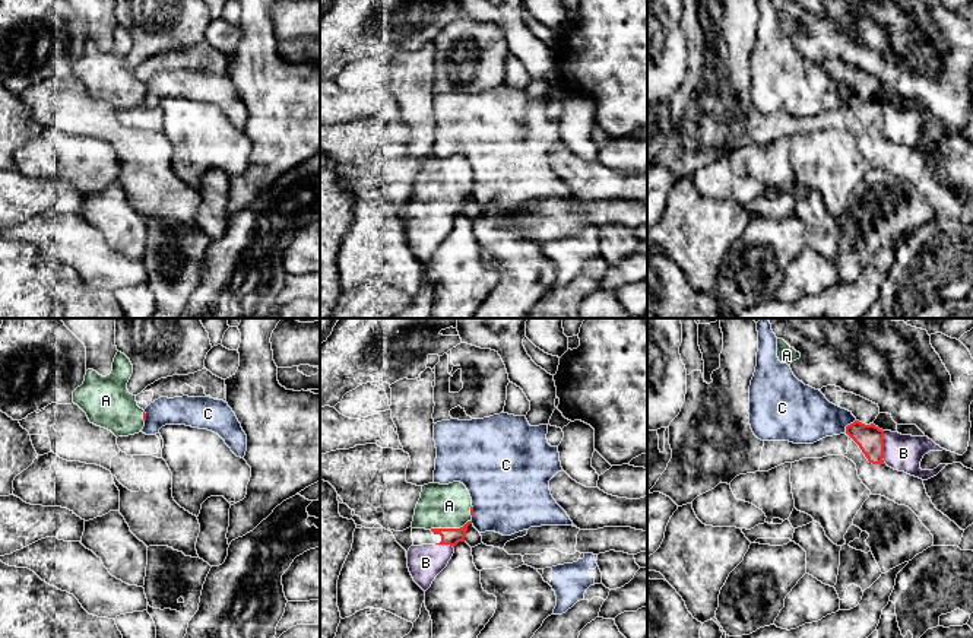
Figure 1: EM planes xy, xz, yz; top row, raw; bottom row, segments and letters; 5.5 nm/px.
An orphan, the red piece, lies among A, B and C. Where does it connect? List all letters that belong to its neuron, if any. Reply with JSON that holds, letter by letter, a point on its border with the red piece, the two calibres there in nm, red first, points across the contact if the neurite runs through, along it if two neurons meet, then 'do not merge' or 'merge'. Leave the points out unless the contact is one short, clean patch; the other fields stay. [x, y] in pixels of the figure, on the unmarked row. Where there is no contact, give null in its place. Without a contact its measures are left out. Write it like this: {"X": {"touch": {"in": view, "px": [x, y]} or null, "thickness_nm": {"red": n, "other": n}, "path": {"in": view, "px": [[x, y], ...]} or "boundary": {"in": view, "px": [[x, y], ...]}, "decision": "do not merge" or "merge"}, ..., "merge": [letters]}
{"A": {"touch": {"in": "xz", "px": [449, 202]}, "thickness_nm": {"red": 100, "other": 240}, "path": {"in": "xz", "px": [[449, 209], [449, 202], [449, 178]]}, "decision": "merge"}, "B": {"touch": {"in": "yz", "px": [883, 120]}, "thickness_nm": {"red": 150, "other": 200}, "decision": "merge"}, "C": {"touch": {"in": "yz", "px": [848, 98]}, "thickness_nm": {"red": 150, "other": 300}, "boundary": {"in": "yz", "px": [[855, 92], [845, 104]]}, "decision": "do not merge"}, "merge": ["A", "B"]}

